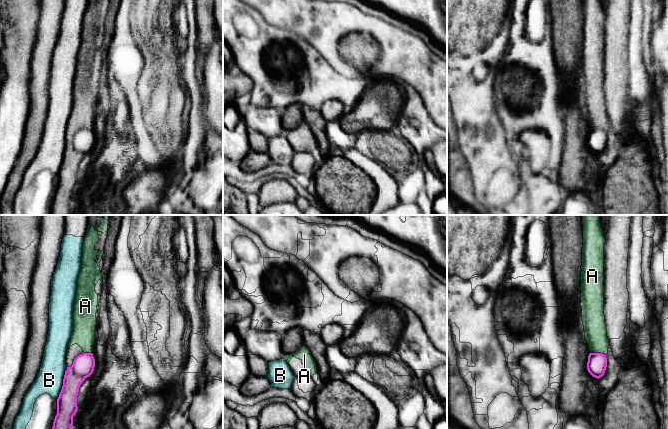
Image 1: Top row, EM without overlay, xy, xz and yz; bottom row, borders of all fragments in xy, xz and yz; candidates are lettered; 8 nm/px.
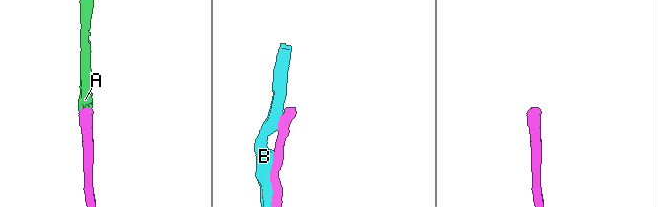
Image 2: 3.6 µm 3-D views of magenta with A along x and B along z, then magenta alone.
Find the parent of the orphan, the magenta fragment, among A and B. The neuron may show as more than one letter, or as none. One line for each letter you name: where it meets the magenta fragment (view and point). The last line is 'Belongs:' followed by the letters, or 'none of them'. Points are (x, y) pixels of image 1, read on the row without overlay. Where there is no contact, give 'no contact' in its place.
A: meets magenta in yz at (598, 129)
Belongs: A

